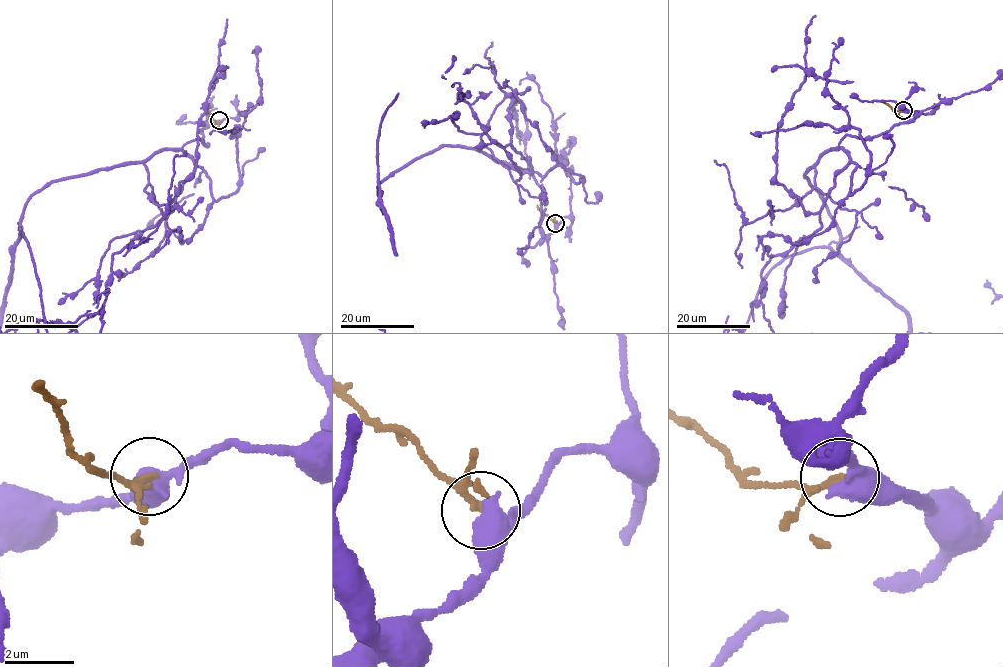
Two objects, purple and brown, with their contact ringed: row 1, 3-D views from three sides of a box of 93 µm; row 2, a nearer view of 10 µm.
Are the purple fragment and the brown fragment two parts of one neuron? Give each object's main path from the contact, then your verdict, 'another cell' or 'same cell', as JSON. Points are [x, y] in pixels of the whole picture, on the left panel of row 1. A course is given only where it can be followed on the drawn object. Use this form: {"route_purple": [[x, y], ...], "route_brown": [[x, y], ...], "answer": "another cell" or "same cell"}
{"route_purple": [[219, 121], [202, 130], [204, 145], [53, 180], [30, 197], [19, 229]], "route_brown": [[219, 121], [213, 120], [207, 108]], "answer": "another cell"}

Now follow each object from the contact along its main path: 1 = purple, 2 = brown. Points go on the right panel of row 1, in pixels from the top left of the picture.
1: (903, 110), (911, 120), (862, 139), (847, 135), (807, 168), (840, 240), (770, 272)
2: (903, 110), (895, 110), (881, 100)

